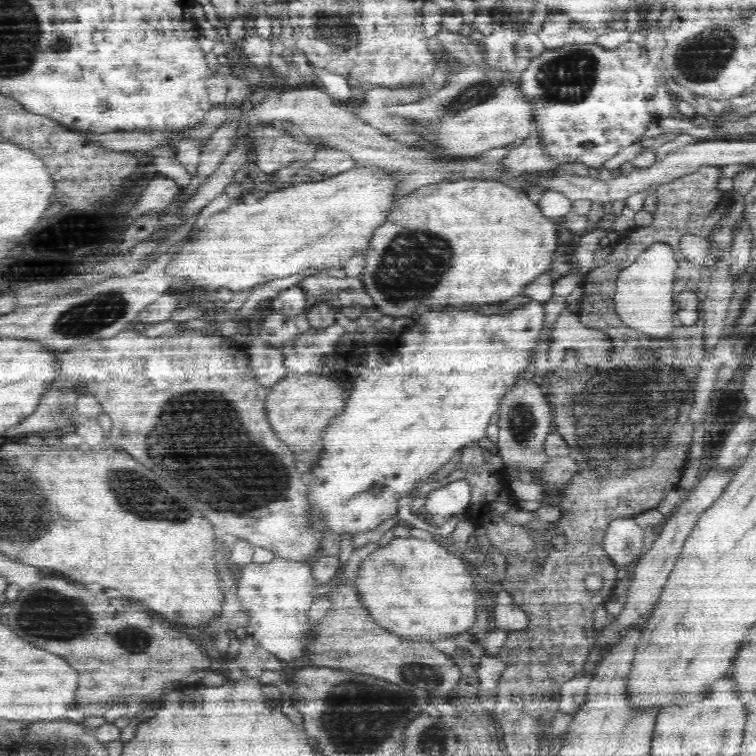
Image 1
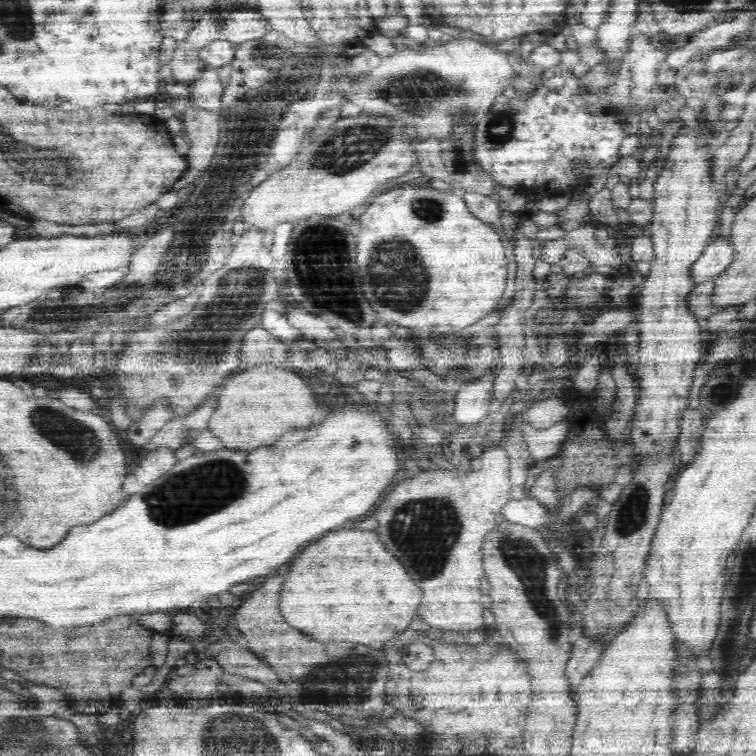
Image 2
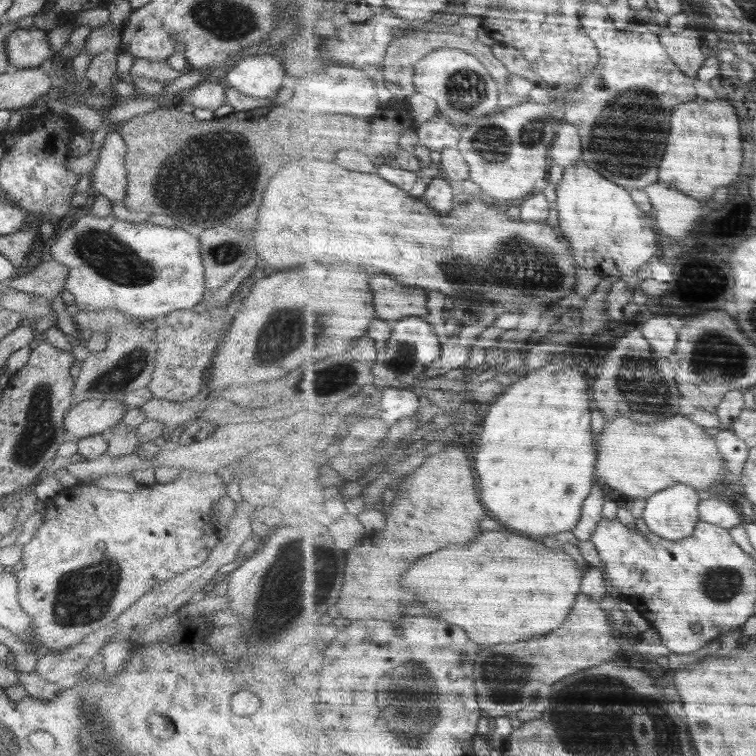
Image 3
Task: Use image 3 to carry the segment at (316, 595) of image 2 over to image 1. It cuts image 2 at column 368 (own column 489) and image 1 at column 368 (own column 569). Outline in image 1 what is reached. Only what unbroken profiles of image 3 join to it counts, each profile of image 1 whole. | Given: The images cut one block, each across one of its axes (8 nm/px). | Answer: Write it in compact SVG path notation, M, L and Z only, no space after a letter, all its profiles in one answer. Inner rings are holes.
M394 537L385 546L372 550L362 562L358 560L353 563L358 564L354 578L354 590L358 594L358 602L366 610L370 620L376 626L380 626L384 632L408 640L418 638L418 640L434 642L440 640L444 634L458 634L474 624L478 588L470 584L473 580L466 576L468 568L456 556L448 553L438 539Z

